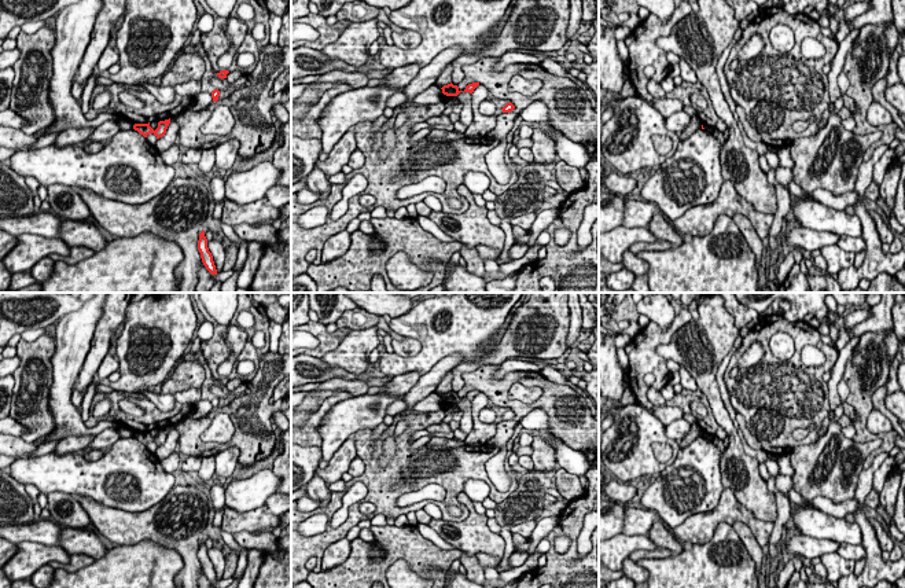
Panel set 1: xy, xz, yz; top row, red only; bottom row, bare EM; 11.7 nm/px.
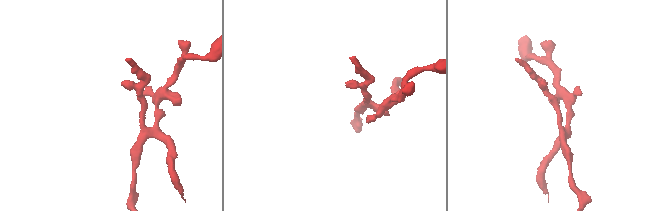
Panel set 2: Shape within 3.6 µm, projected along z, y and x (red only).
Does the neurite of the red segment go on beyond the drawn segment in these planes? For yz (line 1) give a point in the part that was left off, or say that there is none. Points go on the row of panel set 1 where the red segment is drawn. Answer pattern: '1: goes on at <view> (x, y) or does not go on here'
1: does not go on here

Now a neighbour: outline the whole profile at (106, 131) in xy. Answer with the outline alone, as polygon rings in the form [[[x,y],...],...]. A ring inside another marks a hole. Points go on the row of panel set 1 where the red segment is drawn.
[[[108,120],[95,128],[93,133],[89,136],[88,142],[99,142],[106,143],[108,142],[114,135],[119,132],[119,125],[117,120]]]

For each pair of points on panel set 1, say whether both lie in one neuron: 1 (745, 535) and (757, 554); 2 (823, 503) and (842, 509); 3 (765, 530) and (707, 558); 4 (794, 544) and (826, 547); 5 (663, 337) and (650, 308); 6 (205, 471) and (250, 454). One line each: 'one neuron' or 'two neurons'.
1: one neuron
2: one neuron
3: two neurons
4: one neuron
5: two neurons
6: two neurons

